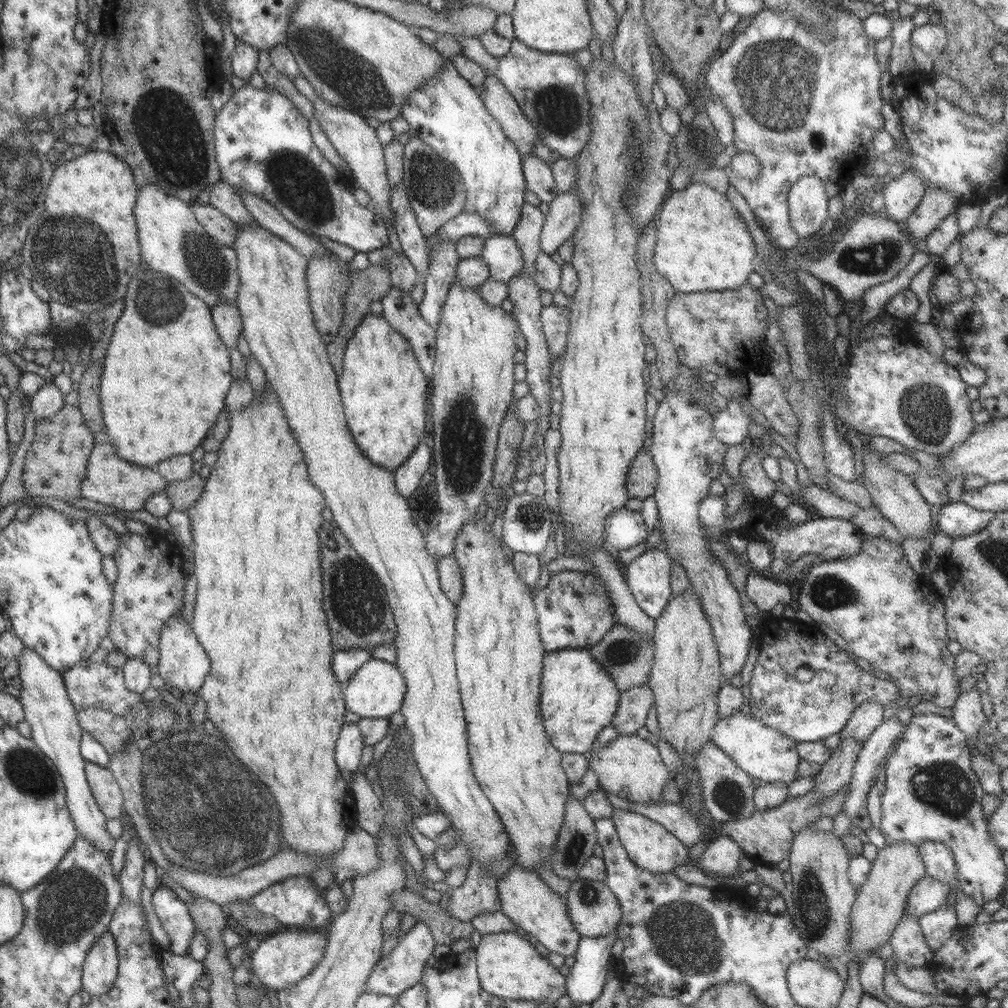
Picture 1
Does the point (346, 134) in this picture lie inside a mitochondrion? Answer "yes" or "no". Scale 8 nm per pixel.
no

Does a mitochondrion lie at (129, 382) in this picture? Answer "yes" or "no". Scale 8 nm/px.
no

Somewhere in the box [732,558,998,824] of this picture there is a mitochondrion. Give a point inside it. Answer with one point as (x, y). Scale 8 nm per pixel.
(943, 787)

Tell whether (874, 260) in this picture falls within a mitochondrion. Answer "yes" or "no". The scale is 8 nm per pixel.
yes

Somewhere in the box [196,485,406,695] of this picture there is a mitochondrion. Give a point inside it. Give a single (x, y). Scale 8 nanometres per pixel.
(354, 597)

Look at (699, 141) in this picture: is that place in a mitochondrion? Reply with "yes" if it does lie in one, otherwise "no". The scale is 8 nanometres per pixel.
yes

